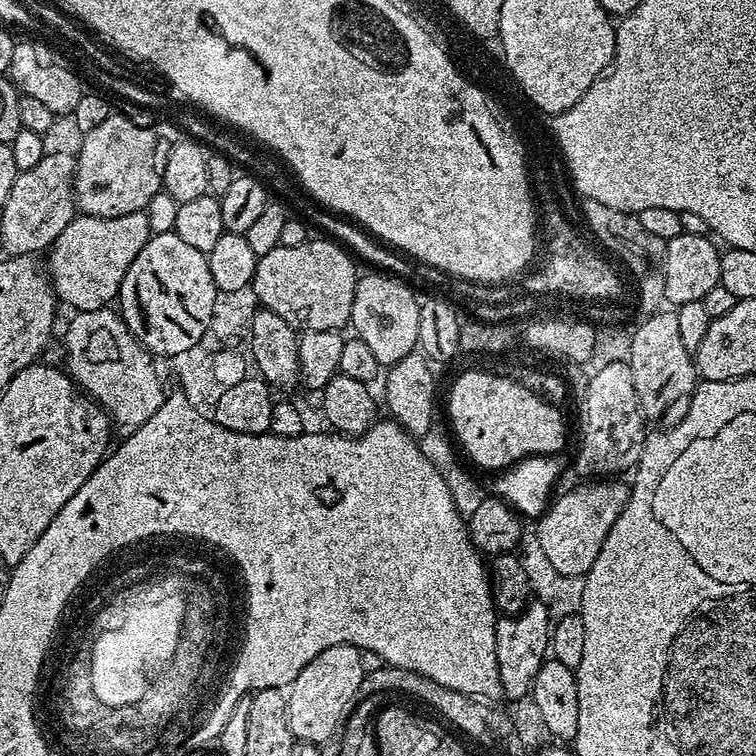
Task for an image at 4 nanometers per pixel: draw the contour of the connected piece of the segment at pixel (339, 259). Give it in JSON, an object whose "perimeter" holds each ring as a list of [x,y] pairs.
{"perimeter":[[[309,238],[302,246],[280,246],[270,254],[259,257],[251,287],[259,300],[259,307],[269,308],[278,318],[286,318],[290,326],[301,333],[314,330],[340,330],[352,319],[352,303],[358,279],[357,261],[335,239]]]}

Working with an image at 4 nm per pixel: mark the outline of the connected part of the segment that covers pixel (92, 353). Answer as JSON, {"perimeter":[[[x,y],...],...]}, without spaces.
{"perimeter":[[[111,307],[76,312],[64,332],[64,352],[68,355],[66,371],[77,385],[105,412],[117,437],[134,434],[142,422],[162,406],[166,390],[154,372],[154,357],[134,338],[119,311]]]}

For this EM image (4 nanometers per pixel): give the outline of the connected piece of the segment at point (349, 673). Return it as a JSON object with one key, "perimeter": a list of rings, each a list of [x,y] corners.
{"perimeter":[[[343,644],[322,650],[322,654],[311,660],[286,689],[288,725],[293,737],[306,744],[324,744],[333,733],[337,720],[348,718],[348,713],[357,703],[358,686],[364,674],[364,653],[360,649]]]}

